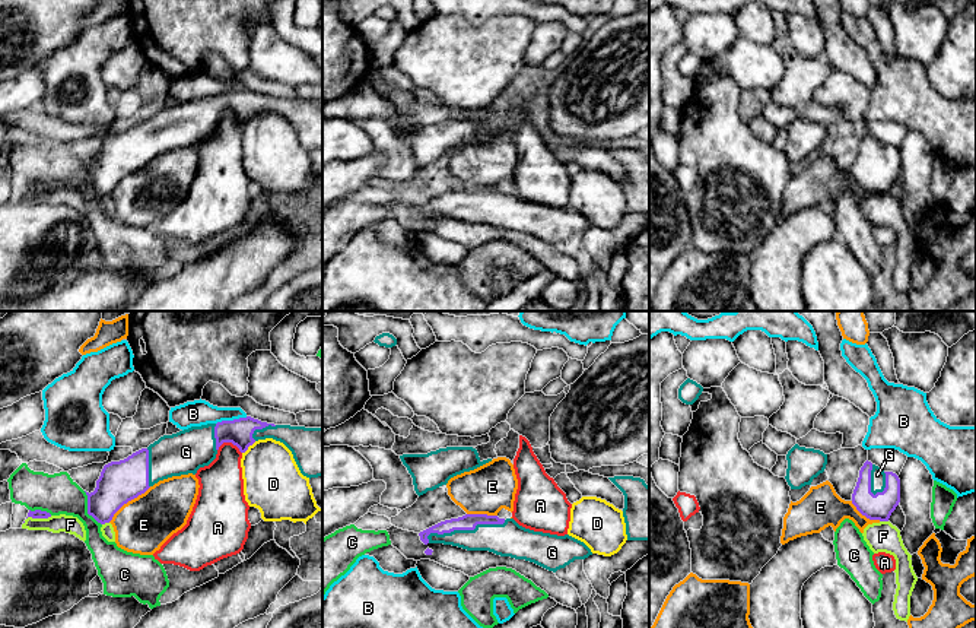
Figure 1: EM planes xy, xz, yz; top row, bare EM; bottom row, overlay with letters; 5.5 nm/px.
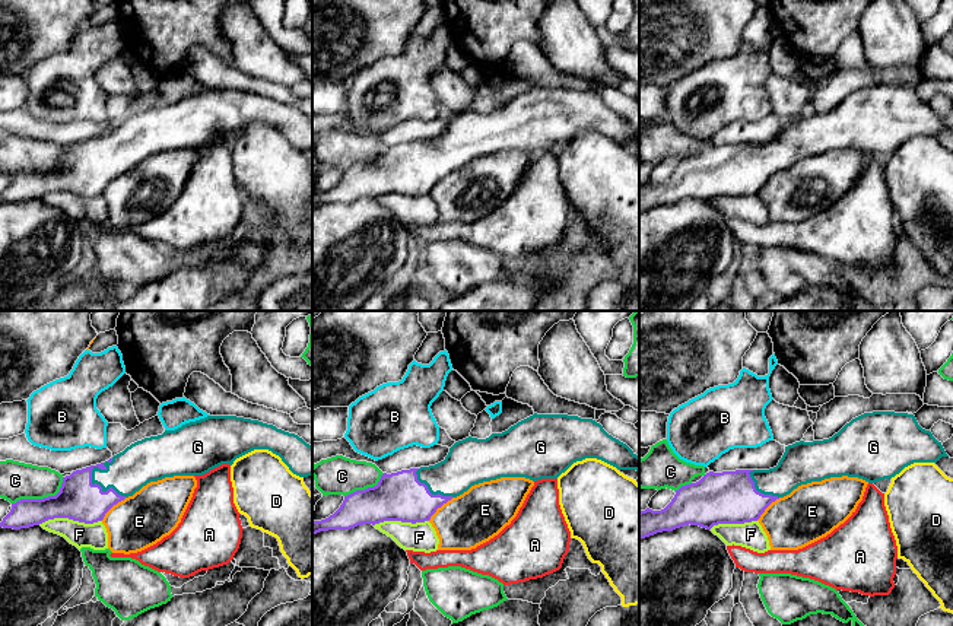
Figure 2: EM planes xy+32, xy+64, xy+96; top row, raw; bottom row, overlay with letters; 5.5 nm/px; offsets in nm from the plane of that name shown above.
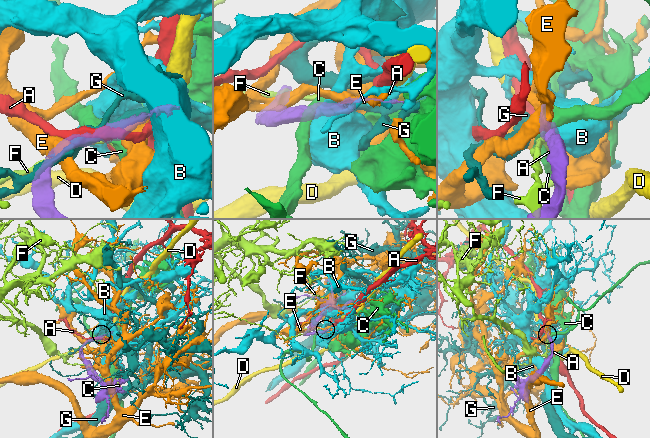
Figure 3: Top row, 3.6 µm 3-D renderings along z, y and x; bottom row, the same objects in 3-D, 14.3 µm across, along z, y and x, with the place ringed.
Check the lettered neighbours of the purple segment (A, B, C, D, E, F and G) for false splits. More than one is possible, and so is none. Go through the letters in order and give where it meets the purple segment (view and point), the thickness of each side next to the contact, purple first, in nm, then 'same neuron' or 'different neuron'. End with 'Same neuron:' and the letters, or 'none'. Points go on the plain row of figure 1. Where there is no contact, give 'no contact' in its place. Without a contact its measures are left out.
A: xy (231, 114) | 140/240 nm | different neuron
B: xy (231, 94) | 140/140 nm | different neuron
C: xy (88, 181) | 220/220 nm | different neuron
D: xy (248, 119) | 140/320 nm | different neuron
E: xy (129, 173) | 220/300 nm | different neuron
F: xy (38, 190) | 50/100 nm | different neuron
G: xz (466, 202) | 90/190 nm | same neuron
Same neuron: G

